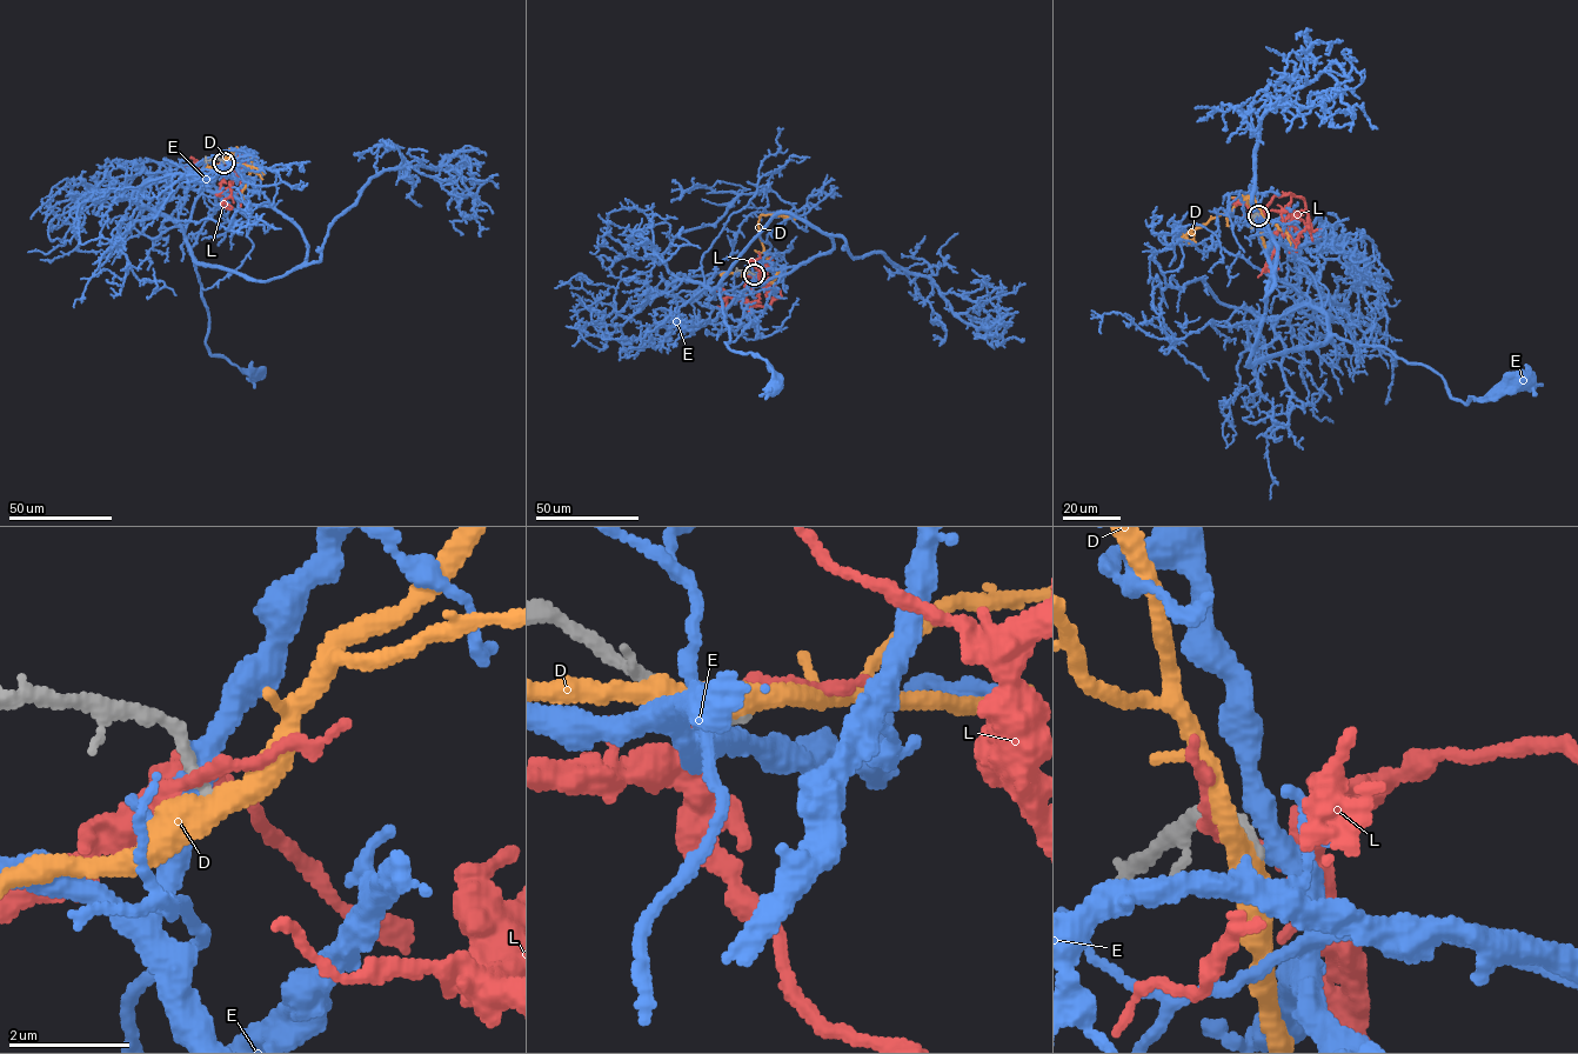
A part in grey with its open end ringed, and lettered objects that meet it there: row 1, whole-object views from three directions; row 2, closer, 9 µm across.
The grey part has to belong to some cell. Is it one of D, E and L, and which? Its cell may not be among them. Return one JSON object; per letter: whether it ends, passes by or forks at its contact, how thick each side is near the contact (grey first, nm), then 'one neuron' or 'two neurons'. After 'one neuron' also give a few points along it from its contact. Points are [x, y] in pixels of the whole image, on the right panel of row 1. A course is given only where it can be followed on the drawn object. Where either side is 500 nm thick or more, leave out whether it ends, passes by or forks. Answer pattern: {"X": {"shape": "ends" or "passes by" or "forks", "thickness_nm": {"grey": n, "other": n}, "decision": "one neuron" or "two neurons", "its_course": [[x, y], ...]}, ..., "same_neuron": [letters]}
{"D": {"shape": "passes by", "thickness_nm": {"grey": 190, "other": 480}, "decision": "two neurons"}, "E": {"shape": "passes by", "thickness_nm": {"grey": 240, "other": 400}, "decision": "two neurons"}, "L": {"shape": "passes by", "thickness_nm": {"grey": 240, "other": 240}, "decision": "two neurons"}, "same_neuron": []}

